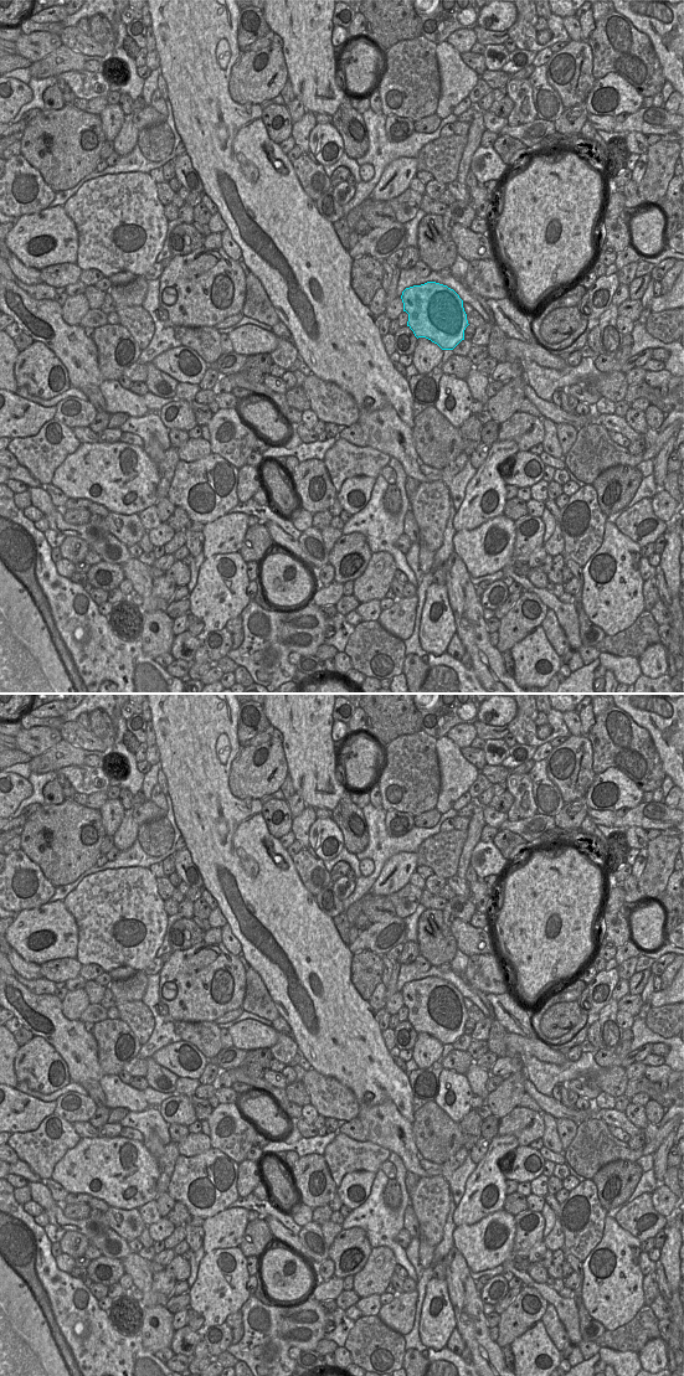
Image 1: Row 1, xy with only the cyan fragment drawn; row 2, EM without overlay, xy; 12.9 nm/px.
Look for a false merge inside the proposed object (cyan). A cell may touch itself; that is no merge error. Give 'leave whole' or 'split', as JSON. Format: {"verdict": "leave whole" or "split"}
{"verdict": "leave whole"}

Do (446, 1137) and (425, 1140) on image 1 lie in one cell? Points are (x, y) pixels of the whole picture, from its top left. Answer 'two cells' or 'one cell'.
one cell

